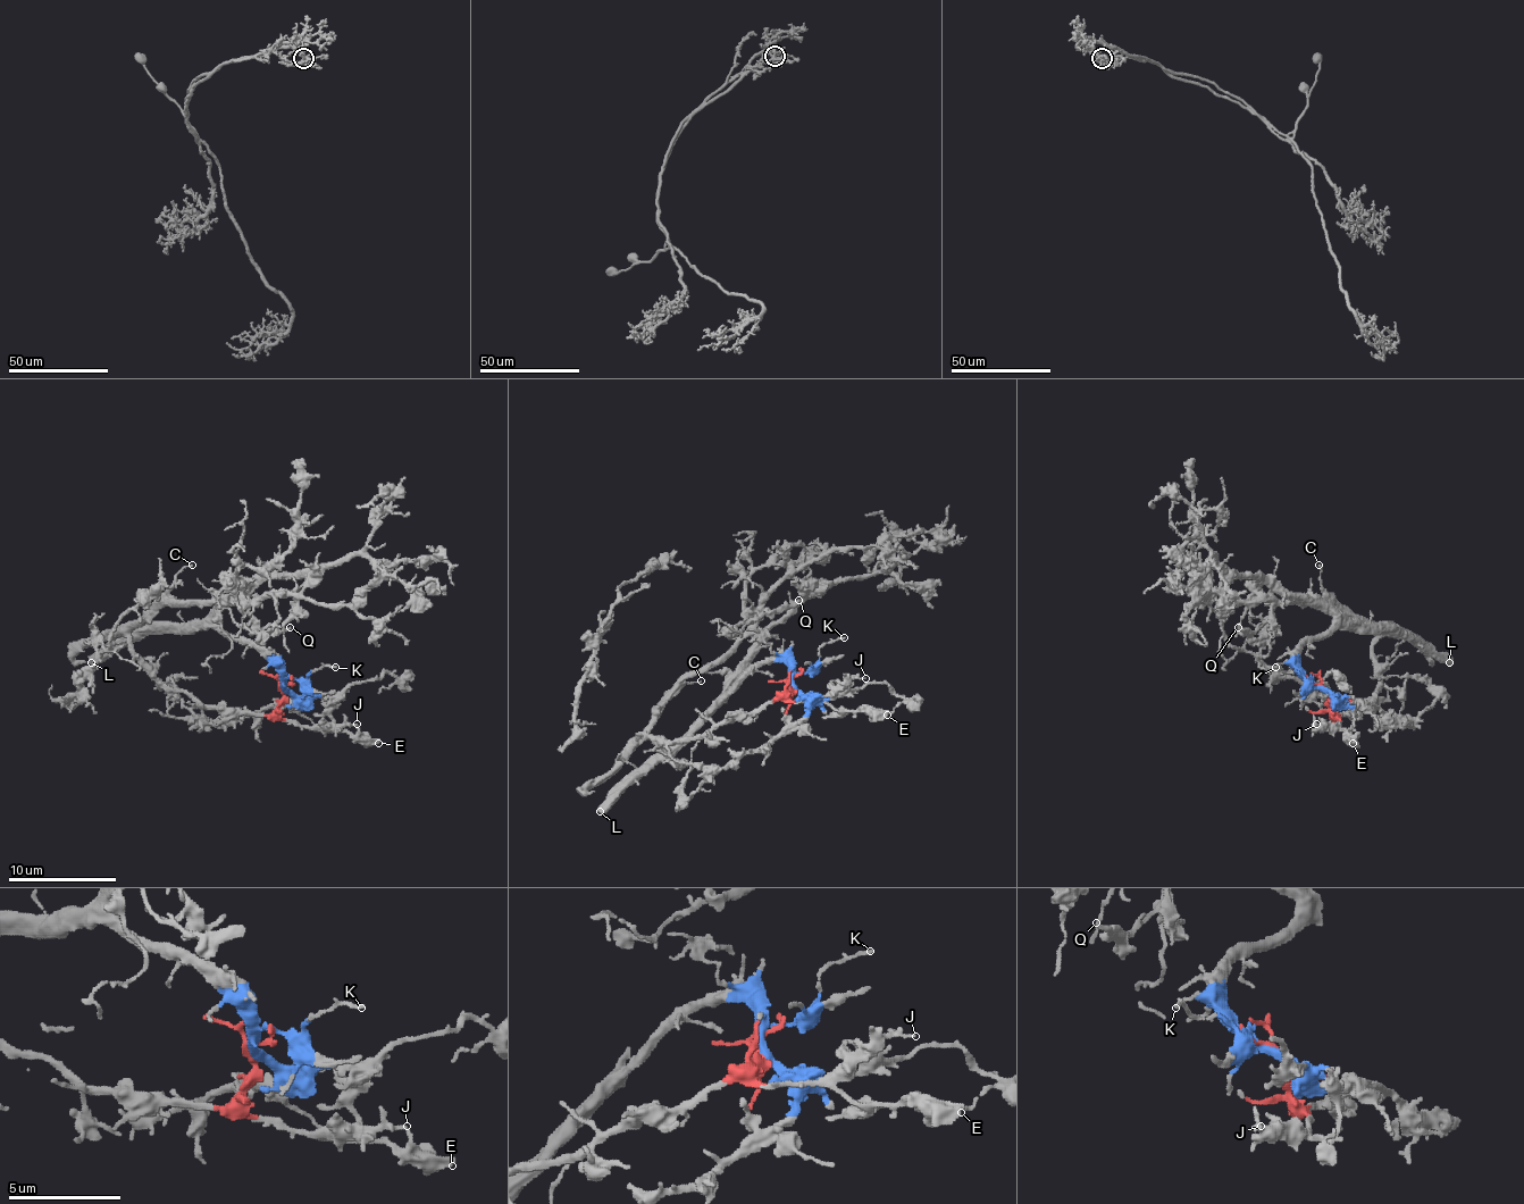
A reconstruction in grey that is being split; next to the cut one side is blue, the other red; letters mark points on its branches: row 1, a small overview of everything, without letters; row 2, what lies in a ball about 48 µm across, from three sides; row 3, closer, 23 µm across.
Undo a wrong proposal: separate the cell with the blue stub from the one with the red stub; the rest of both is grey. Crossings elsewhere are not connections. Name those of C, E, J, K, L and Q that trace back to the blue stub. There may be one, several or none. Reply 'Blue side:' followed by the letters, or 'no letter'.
Blue side: K, L, Q

